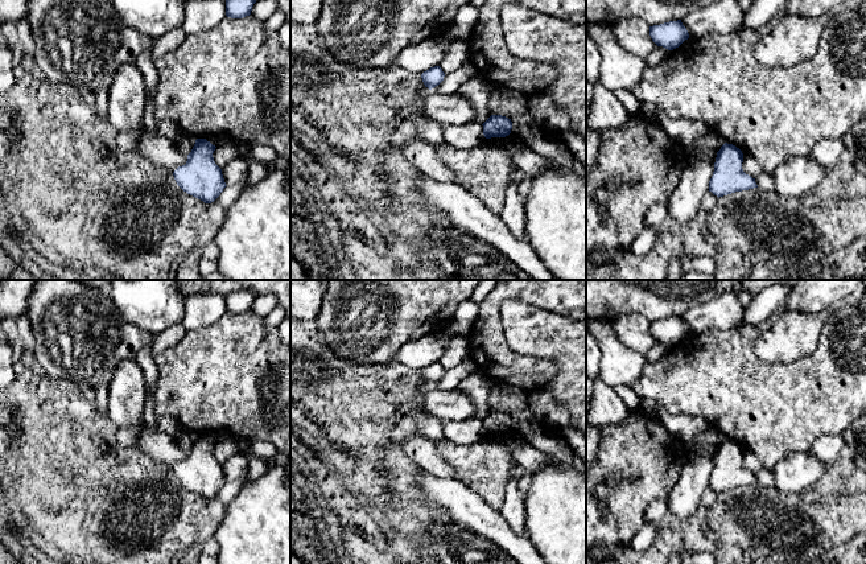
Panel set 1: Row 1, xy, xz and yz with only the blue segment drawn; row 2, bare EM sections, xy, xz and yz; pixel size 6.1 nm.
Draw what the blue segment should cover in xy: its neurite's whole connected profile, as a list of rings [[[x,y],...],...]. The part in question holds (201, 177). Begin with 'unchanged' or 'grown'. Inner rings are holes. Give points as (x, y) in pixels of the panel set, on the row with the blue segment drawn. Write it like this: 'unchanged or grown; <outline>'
unchanged; [[[197,139],[186,164],[173,172],[177,185],[205,203],[214,202],[227,186],[213,157],[215,148],[206,139]]]

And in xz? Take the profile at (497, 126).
unchanged; [[[491,115],[482,125],[486,139],[506,137],[512,129],[511,119],[502,115]]]

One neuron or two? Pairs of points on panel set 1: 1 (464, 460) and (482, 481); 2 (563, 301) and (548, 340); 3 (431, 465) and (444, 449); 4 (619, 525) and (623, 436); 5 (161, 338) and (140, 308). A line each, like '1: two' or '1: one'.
1: one
2: two
3: two
4: one
5: two

